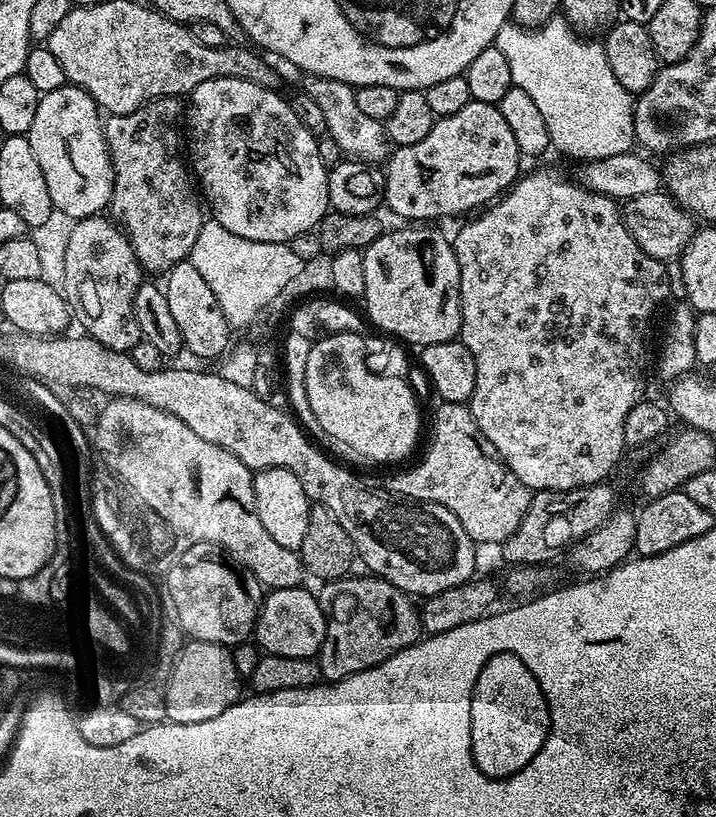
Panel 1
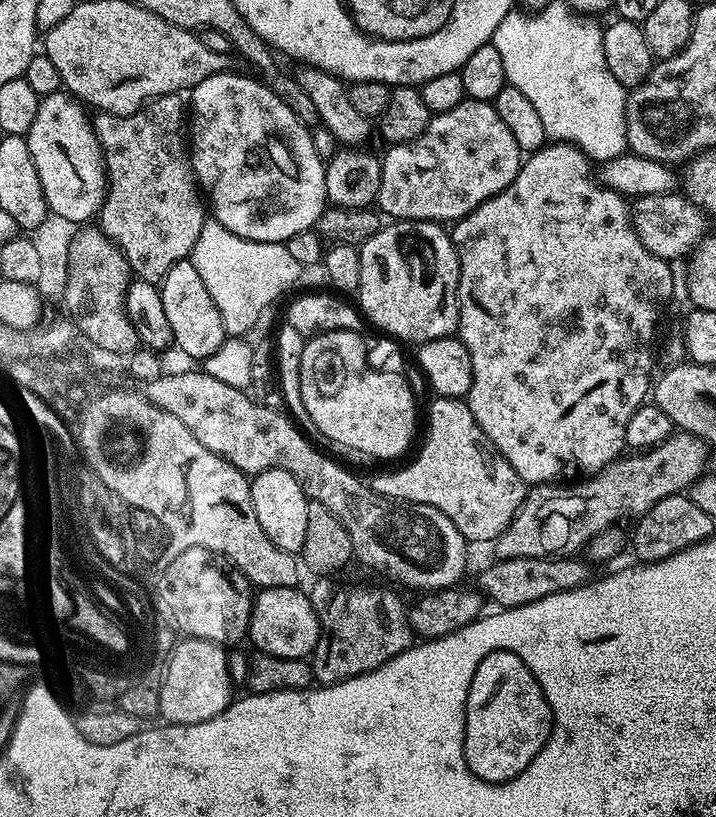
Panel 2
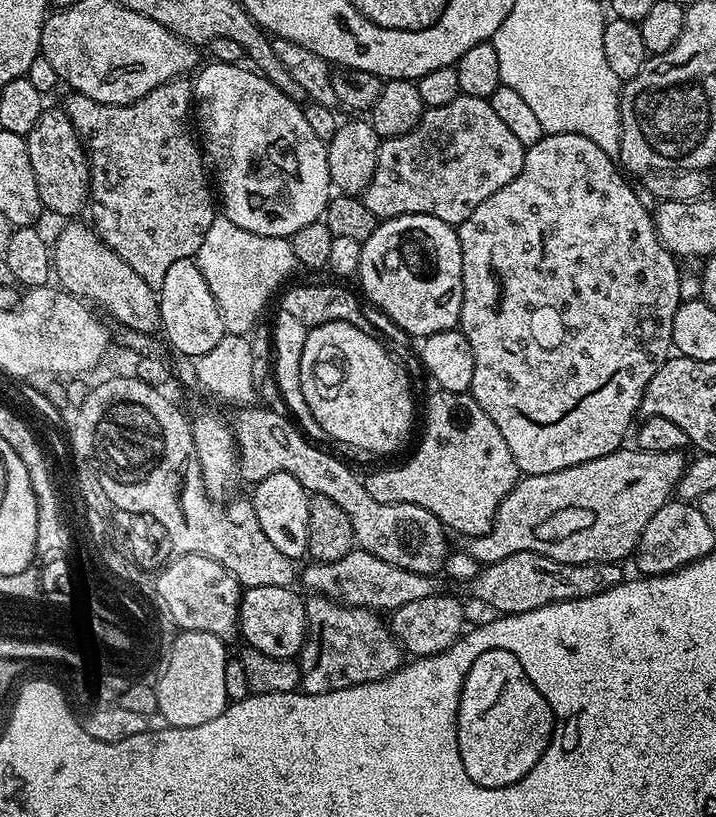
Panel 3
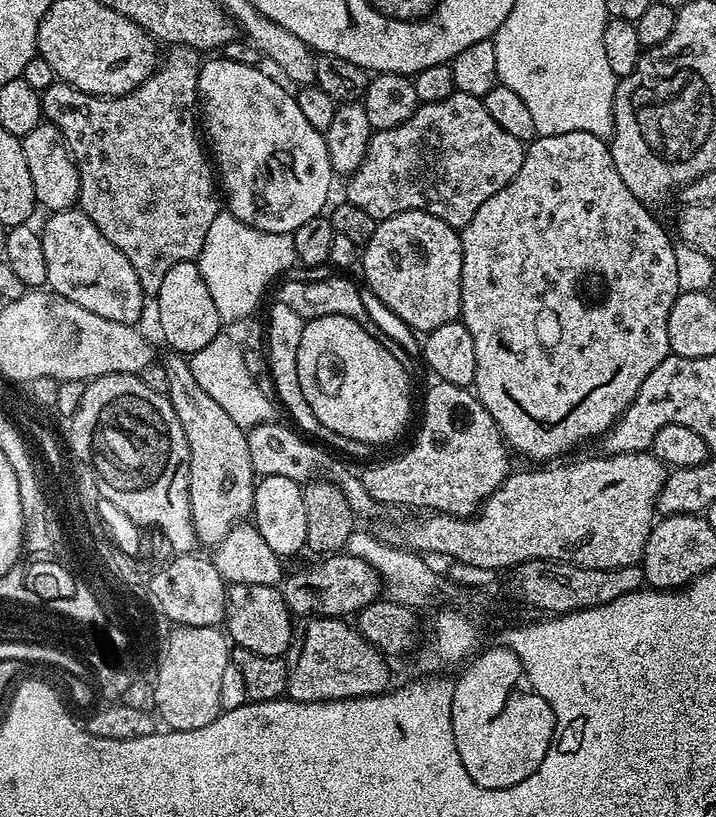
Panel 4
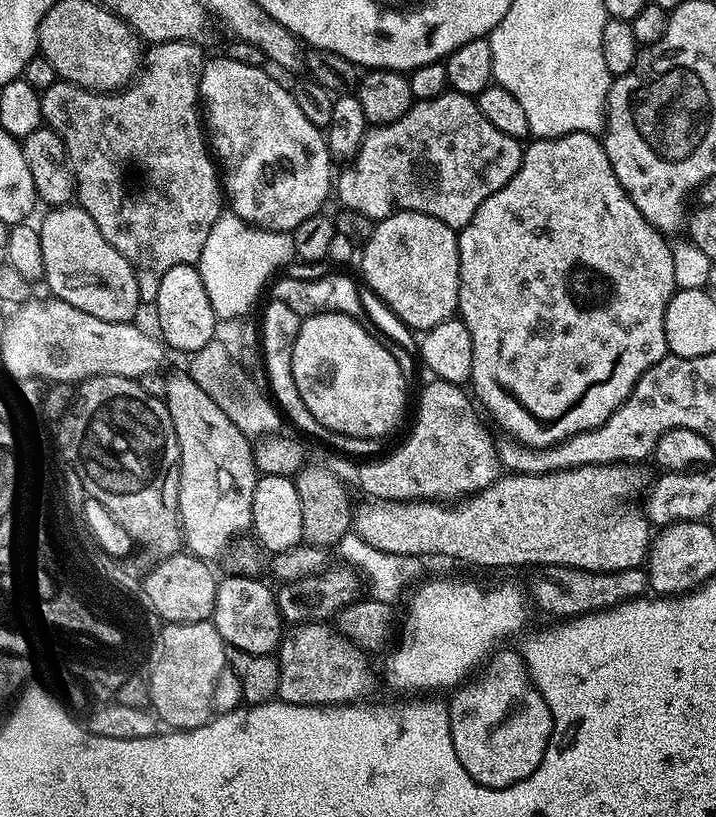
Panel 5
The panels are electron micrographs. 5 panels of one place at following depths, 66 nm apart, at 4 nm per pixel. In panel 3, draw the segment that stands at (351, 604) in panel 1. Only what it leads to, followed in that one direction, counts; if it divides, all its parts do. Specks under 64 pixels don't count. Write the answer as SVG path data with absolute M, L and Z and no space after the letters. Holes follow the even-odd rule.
M319 594L309 595L304 600L304 609L308 635L298 653L303 691L326 694L330 690L378 682L402 666L402 645L393 638L391 627L379 611L350 608Z

